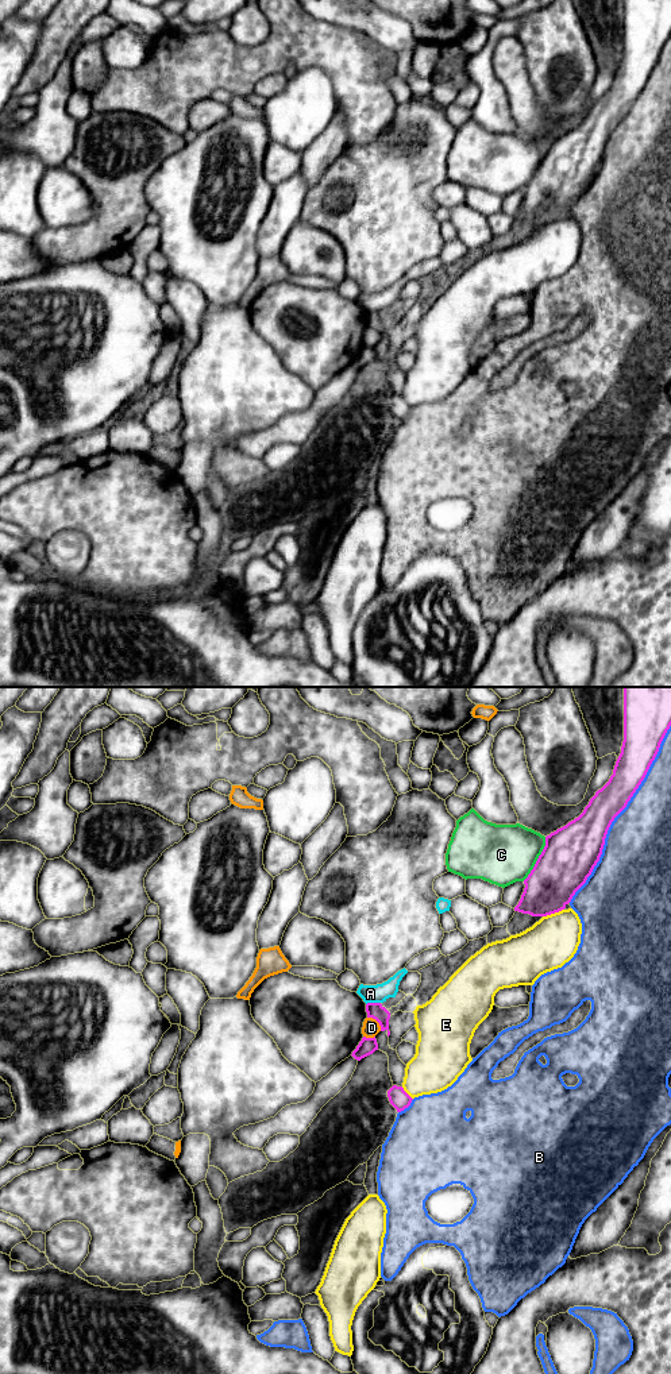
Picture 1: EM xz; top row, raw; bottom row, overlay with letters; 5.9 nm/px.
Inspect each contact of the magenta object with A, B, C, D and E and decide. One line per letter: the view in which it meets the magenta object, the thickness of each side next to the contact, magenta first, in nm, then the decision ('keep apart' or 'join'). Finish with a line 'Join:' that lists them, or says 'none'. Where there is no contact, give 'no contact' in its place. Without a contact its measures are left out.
A: xz | 100/110 nm | keep apart
B: xz | 240/400 nm | keep apart
C: xz | 320/360 nm | keep apart
D: xz | 100/100 nm | keep apart
E: xz | 300/300 nm | keep apart
Join: none

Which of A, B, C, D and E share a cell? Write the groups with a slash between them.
A / B / C / D / E

